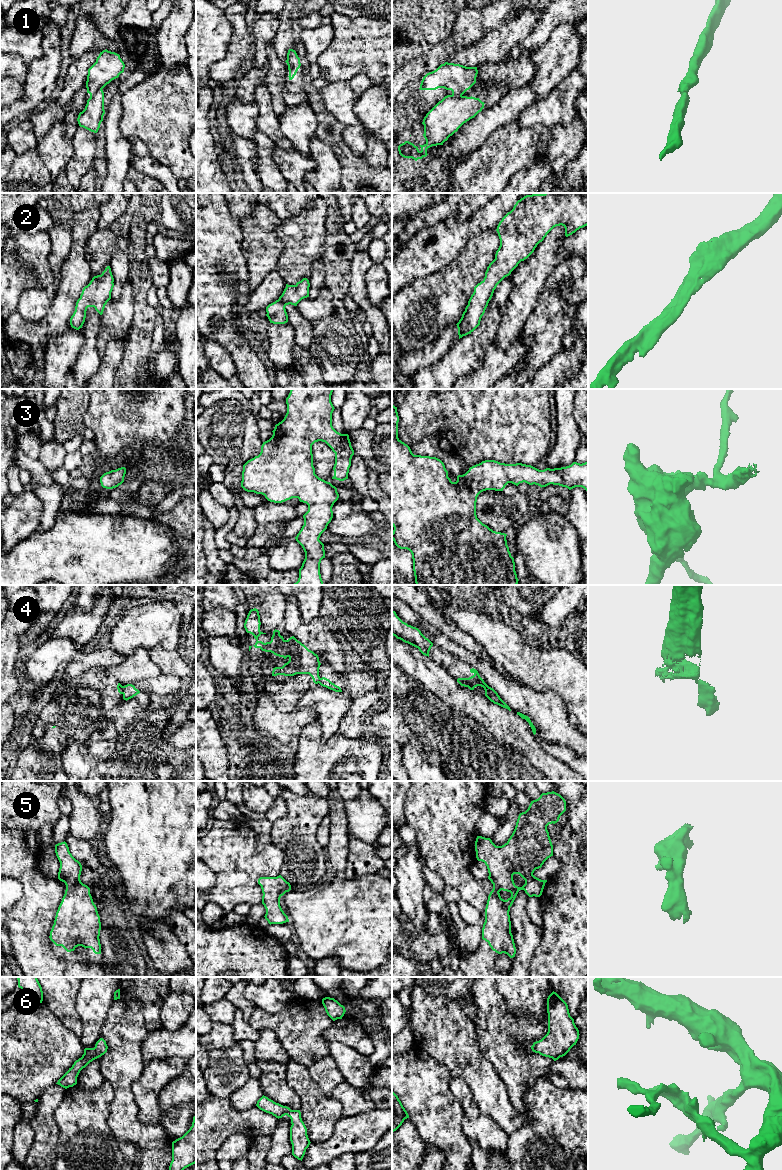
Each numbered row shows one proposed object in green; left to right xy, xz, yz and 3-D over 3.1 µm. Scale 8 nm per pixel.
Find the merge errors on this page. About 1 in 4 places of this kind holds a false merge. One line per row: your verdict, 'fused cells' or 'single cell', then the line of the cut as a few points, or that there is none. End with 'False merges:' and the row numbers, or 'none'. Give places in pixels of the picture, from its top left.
1: fused cells | xy (101, 89), (90, 98)
2: single cell | no cut
3: single cell | no cut
4: fused cells | yz (488, 686), (485, 691)
5: single cell | no cut
6: single cell | no cut
False merges: 1, 4

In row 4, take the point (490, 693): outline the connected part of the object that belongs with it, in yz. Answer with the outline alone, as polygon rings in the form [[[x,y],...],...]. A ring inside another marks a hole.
[[[488,686],[485,691],[485,696],[494,704],[497,704],[511,711],[510,707],[500,698],[498,693],[493,688]]]

